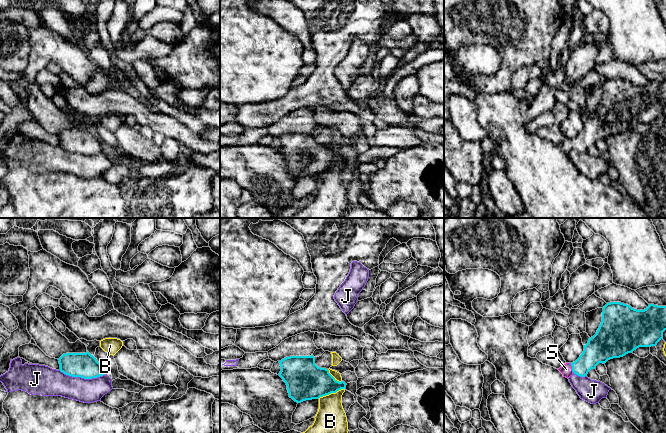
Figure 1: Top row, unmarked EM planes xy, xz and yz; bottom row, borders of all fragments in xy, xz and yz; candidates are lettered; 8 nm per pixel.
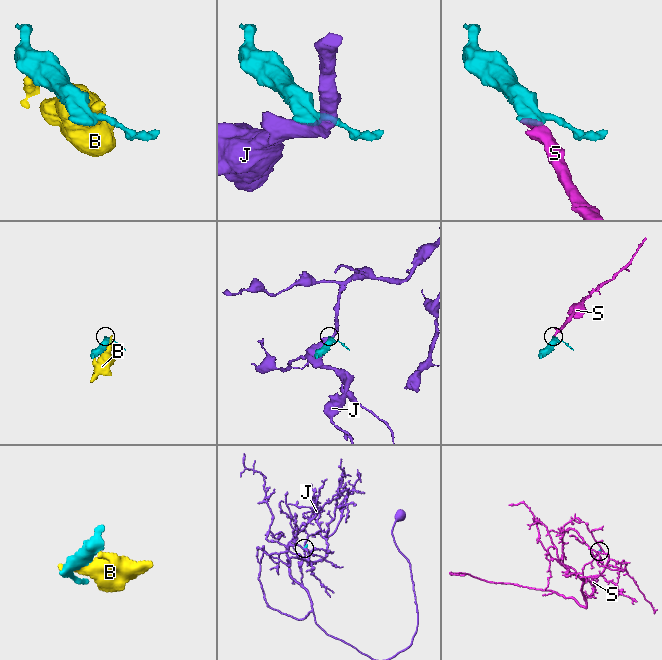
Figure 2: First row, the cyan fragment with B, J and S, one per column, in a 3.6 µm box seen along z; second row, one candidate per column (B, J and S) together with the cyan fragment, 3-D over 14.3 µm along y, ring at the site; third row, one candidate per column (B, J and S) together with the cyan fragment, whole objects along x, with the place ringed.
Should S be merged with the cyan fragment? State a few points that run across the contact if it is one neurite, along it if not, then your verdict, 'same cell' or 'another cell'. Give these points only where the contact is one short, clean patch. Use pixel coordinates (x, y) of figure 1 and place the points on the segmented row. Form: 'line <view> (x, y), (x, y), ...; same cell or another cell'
line yz (597, 350), (580, 367), (572, 368), (566, 369); same cell

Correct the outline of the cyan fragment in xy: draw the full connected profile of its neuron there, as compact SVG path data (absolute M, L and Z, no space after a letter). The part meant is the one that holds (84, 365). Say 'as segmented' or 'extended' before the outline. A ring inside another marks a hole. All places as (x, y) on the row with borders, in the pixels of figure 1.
as segmented; M88 351L86 353L66 353L58 360L60 371L72 377L92 379L107 373L97 359Z

